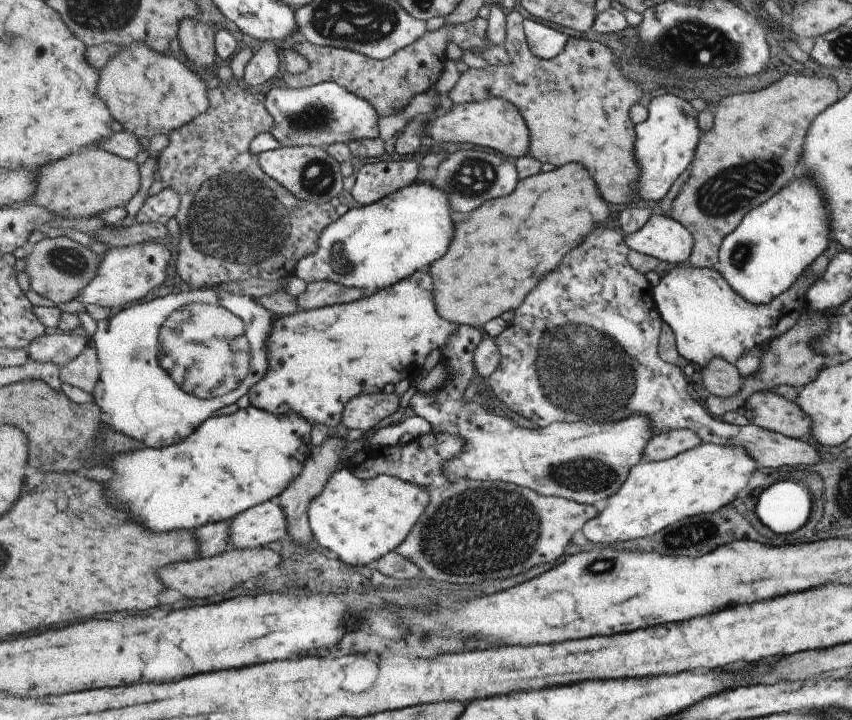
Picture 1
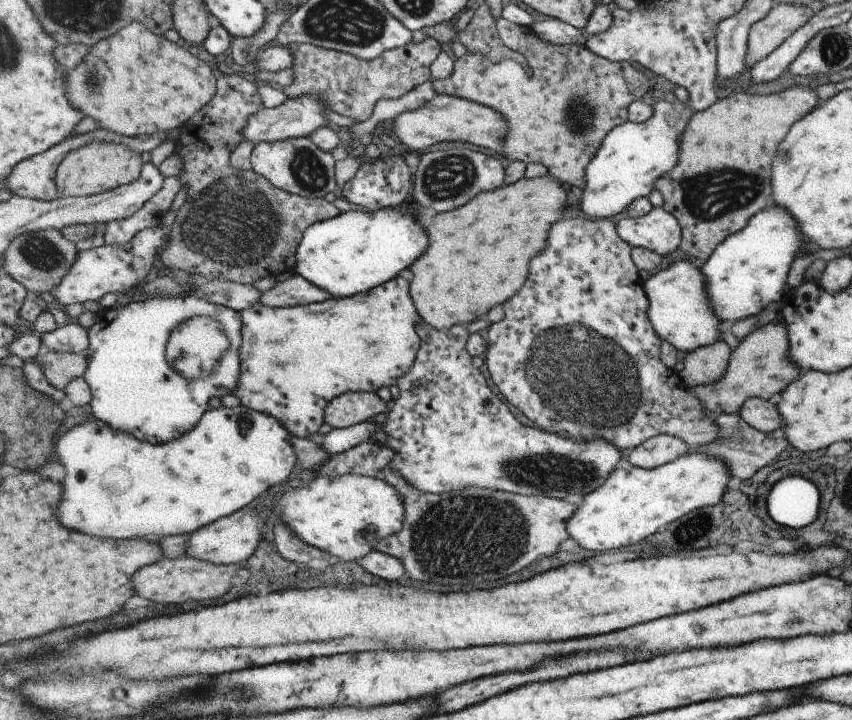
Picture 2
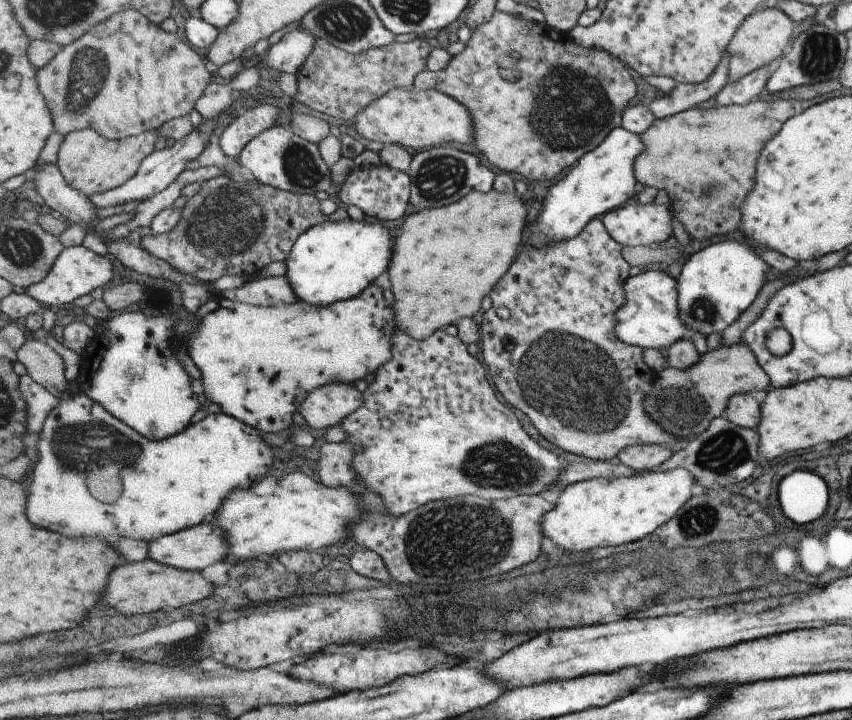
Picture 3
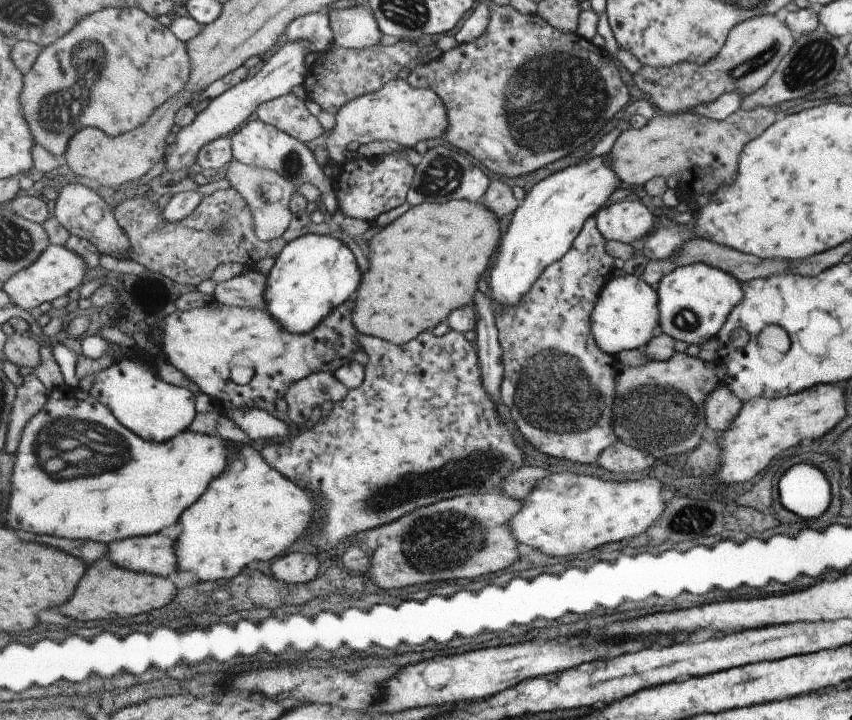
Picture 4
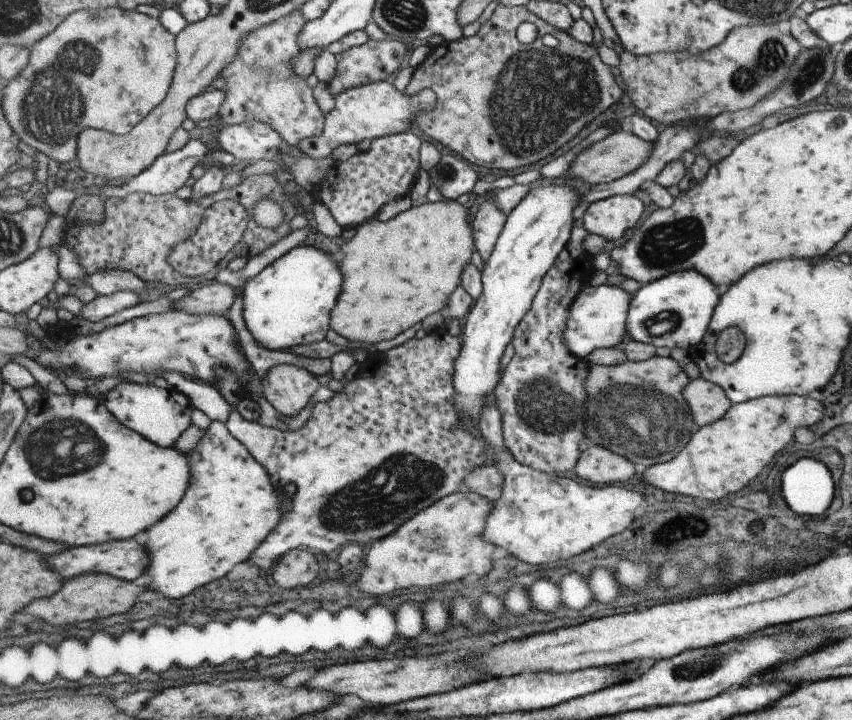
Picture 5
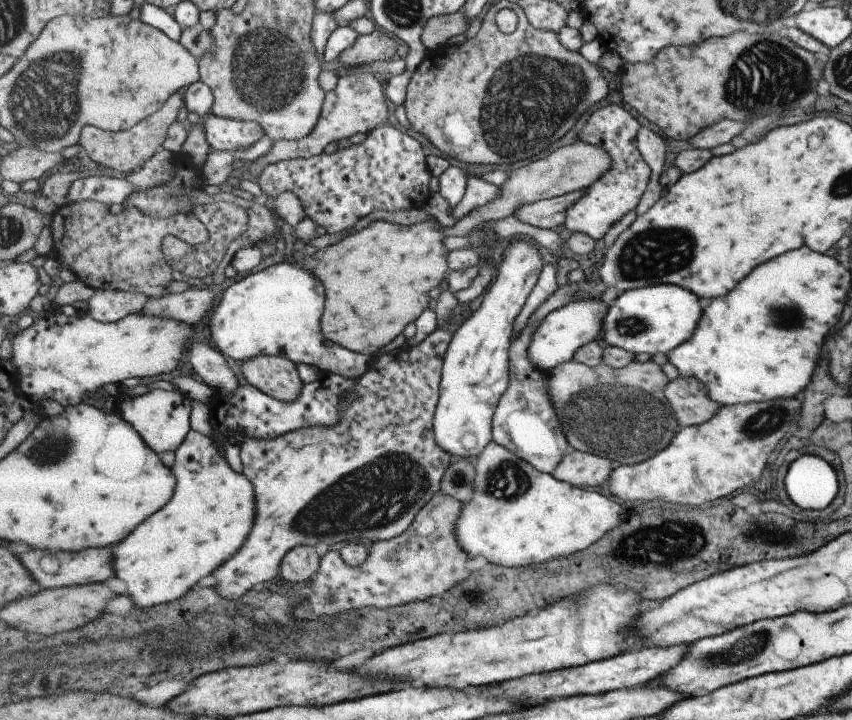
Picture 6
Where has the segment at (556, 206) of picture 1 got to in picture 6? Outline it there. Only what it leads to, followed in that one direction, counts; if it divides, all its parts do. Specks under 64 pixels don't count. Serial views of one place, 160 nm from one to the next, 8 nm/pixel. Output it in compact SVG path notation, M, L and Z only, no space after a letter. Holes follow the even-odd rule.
M435 219L411 226L373 222L359 232L315 252L314 259L317 258L319 262L315 266L315 274L319 274L319 278L327 282L327 294L331 294L331 302L327 302L327 314L323 316L325 338L366 355L393 342L429 308L430 296L445 287L451 270L447 254L445 234L441 232L441 224Z

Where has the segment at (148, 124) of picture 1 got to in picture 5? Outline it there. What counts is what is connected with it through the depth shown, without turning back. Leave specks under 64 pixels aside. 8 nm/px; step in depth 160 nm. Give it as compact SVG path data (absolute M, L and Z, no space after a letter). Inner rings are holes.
M117 8L82 10L73 13L70 17L66 18L62 25L59 25L57 30L54 30L53 33L48 34L41 41L37 42L31 48L31 52L30 65L18 77L10 80L6 86L4 91L4 113L23 141L62 165L78 158L78 138L86 128L107 128L108 131L118 135L129 134L144 118L149 116L150 112L153 112L165 100L178 68L177 38L170 30L167 30L166 26L163 26L159 19L152 18L141 12L125 11ZM85 46L89 46L89 54L97 54L97 58L85 58ZM65 74L71 74L77 80L77 84L75 82L73 82L73 86L67 84L69 76L65 76ZM83 78L87 80L87 84L81 90L79 88L79 80L83 80Z

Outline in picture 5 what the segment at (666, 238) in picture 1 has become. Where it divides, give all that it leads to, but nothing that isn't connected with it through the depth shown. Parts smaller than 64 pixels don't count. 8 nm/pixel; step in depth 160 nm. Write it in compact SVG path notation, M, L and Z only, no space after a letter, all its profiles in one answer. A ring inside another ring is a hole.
M630 194L613 195L593 201L578 221L591 235L619 240L635 226L643 214L643 204Z

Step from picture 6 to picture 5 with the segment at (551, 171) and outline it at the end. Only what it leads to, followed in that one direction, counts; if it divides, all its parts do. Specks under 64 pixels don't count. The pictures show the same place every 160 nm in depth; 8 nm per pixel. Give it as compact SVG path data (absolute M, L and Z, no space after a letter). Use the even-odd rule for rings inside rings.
M627 127L617 129L603 140L585 148L573 160L568 170L573 172L582 181L594 185L610 183L615 179L620 179L622 176L633 172L638 166L641 166L647 160L647 157L650 156L650 152L654 148L655 143L656 140L652 143L635 136Z

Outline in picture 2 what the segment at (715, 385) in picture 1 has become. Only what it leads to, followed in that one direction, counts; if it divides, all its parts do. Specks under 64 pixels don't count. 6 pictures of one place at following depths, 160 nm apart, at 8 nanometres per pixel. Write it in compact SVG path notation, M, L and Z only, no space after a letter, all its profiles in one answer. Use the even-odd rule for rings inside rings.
M720 340L699 347L681 355L683 369L678 372L678 377L687 387L716 383L725 374L729 355L729 348Z

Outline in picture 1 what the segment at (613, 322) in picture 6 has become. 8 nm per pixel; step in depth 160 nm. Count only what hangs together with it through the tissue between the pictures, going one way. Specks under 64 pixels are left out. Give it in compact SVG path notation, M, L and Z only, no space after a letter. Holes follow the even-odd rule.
M799 176L771 198L748 210L739 224L723 237L716 270L743 300L767 304L790 284L829 246L830 212L825 198L811 178Z

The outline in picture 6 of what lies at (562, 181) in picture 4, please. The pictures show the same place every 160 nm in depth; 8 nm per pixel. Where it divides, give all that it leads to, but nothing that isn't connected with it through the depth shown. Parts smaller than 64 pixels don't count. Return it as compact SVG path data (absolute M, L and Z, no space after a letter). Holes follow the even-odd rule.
M509 240L510 245L504 250L504 257L499 258L495 269L495 278L488 291L482 296L480 307L455 331L450 349L444 359L442 373L442 391L438 410L435 414L435 442L447 450L451 456L458 458L473 458L481 456L487 446L494 441L494 416L498 406L511 384L511 356L513 343L511 332L517 316L525 308L533 288L539 280L541 258L539 258L538 244L533 242L518 242Z

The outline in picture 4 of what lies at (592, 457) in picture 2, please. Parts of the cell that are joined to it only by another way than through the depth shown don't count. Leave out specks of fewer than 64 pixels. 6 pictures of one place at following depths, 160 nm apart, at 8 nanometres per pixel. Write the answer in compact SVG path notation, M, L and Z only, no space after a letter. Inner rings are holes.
M451 330L445 335L437 336L437 334L433 334L433 331L427 331L425 333L421 333L417 338L414 338L413 341L409 341L408 343L402 345L398 345L394 342L374 336L363 336L363 338L359 338L359 340L364 345L365 351L368 355L368 362L367 365L364 367L365 377L363 383L360 384L360 386L356 389L349 389L350 393L347 395L346 400L335 403L329 415L324 420L319 420L319 422L317 422L313 428L304 431L296 437L291 436L287 438L284 443L278 442L276 444L269 445L261 450L261 454L267 459L267 462L270 463L272 467L275 467L279 472L282 472L285 476L293 479L296 483L298 483L299 486L305 487L307 488L307 490L309 490L310 488L311 490L315 490L315 492L321 492L322 496L324 496L321 499L323 501L321 502L321 506L323 506L321 510L323 510L323 512L325 513L323 519L321 520L321 524L323 524L324 528L322 532L317 532L317 524L314 521L315 530L312 530L314 529L314 525L312 525L312 528L310 529L312 538L311 541L309 540L309 543L313 544L313 546L319 549L333 549L335 548L335 546L337 546L337 544L339 544L339 542L341 542L341 540L345 540L345 538L351 538L351 536L355 536L355 534L357 534L357 532L361 532L361 530L373 530L373 528L383 526L383 524L392 523L393 521L399 520L399 518L405 516L406 514L413 513L414 510L417 510L418 508L429 506L438 503L439 501L444 501L445 499L452 499L453 497L458 497L461 495L493 493L501 489L503 483L515 471L521 470L523 467L525 467L525 464L527 464L525 452L523 452L523 450L521 450L521 448L519 447L519 444L515 442L515 434L513 434L513 430L511 430L511 428L507 426L507 422L505 422L505 420L503 420L503 418L499 416L499 410L497 410L497 406L494 403L494 400L491 398L491 395L488 393L486 386L484 385L477 346L475 345L475 343L469 342L469 340L467 340L467 338L463 336L463 333Z

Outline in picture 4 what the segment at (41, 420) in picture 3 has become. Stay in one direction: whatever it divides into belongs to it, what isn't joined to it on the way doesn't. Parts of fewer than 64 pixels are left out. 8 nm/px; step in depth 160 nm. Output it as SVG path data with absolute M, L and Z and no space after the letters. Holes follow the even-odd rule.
M33 372L24 377L22 385L18 386L18 400L15 401L14 412L11 417L10 432L5 448L8 453L16 454L18 452L25 427L47 404L50 391Z

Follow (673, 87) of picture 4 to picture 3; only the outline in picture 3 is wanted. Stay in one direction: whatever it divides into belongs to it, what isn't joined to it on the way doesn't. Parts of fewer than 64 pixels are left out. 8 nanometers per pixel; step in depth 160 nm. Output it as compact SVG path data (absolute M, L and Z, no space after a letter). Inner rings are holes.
M763 6L762 8L757 8L751 14L748 14L737 27L737 30L733 33L731 40L728 42L728 46L725 50L725 54L728 49L729 56L729 73L728 82L737 80L746 74L749 74L752 70L758 69L760 66L767 66L777 62L777 60L784 54L789 42L791 41L791 34L793 34L793 21L776 6L773 8L767 8Z

